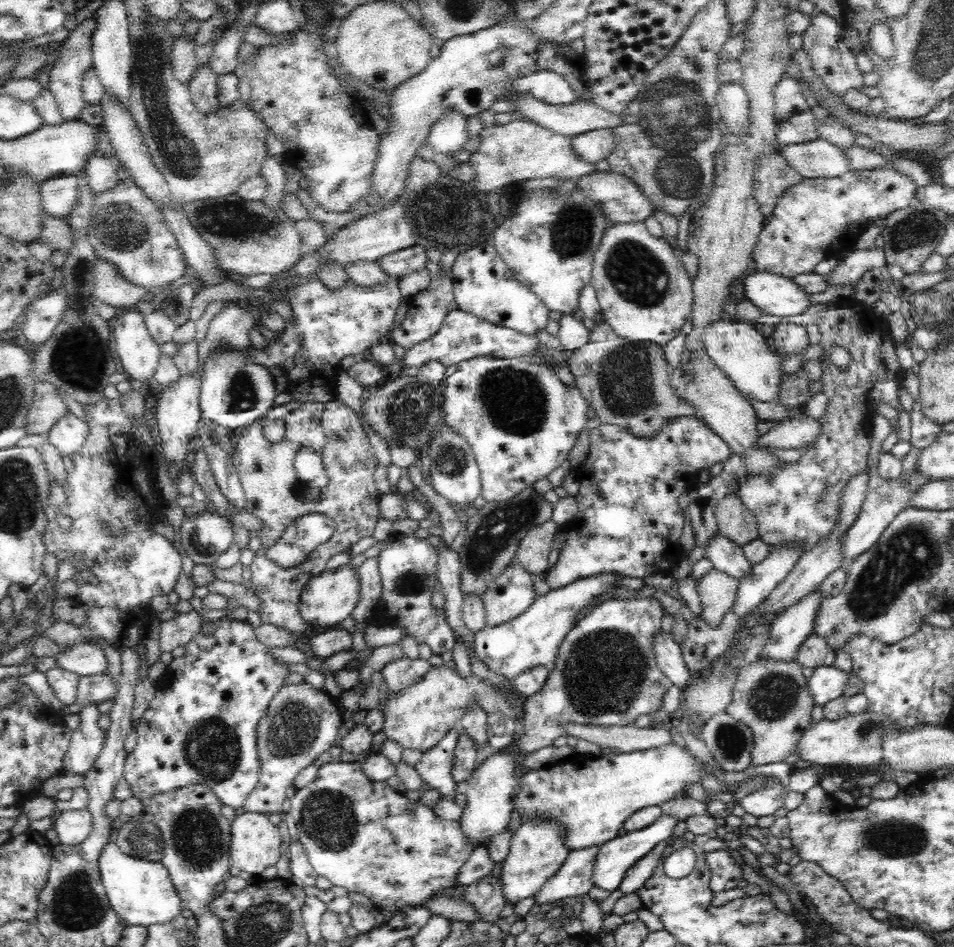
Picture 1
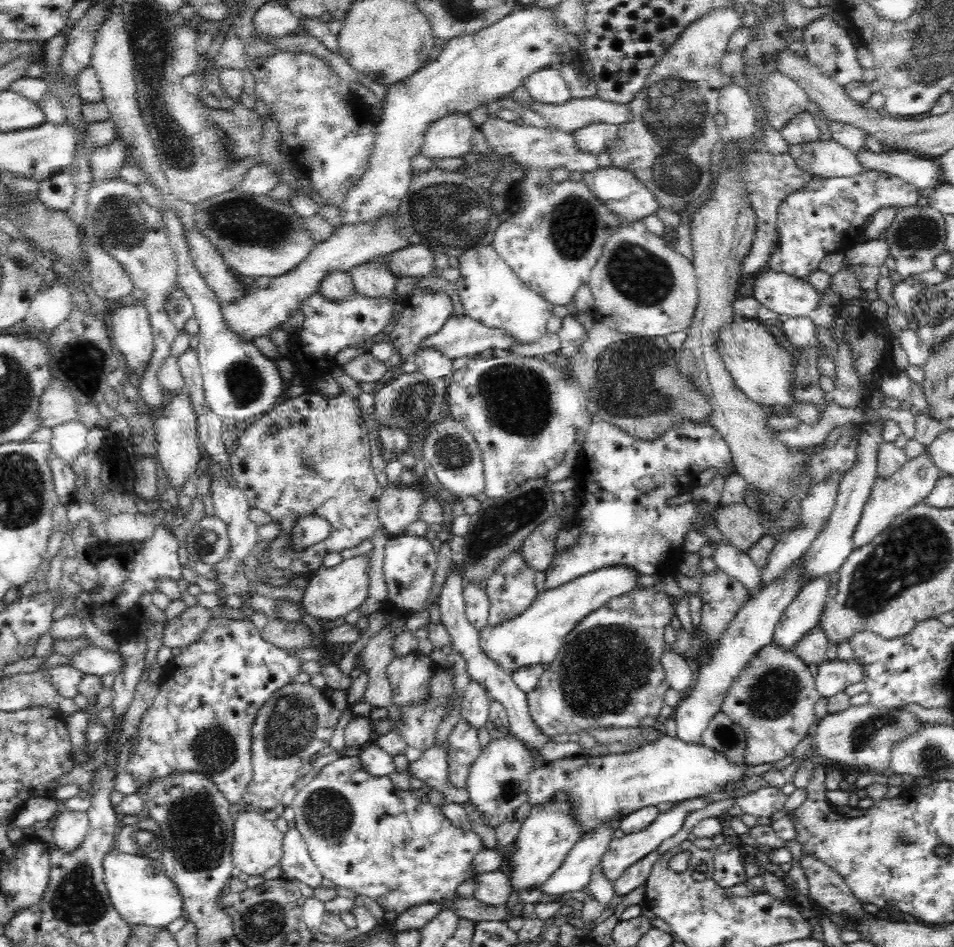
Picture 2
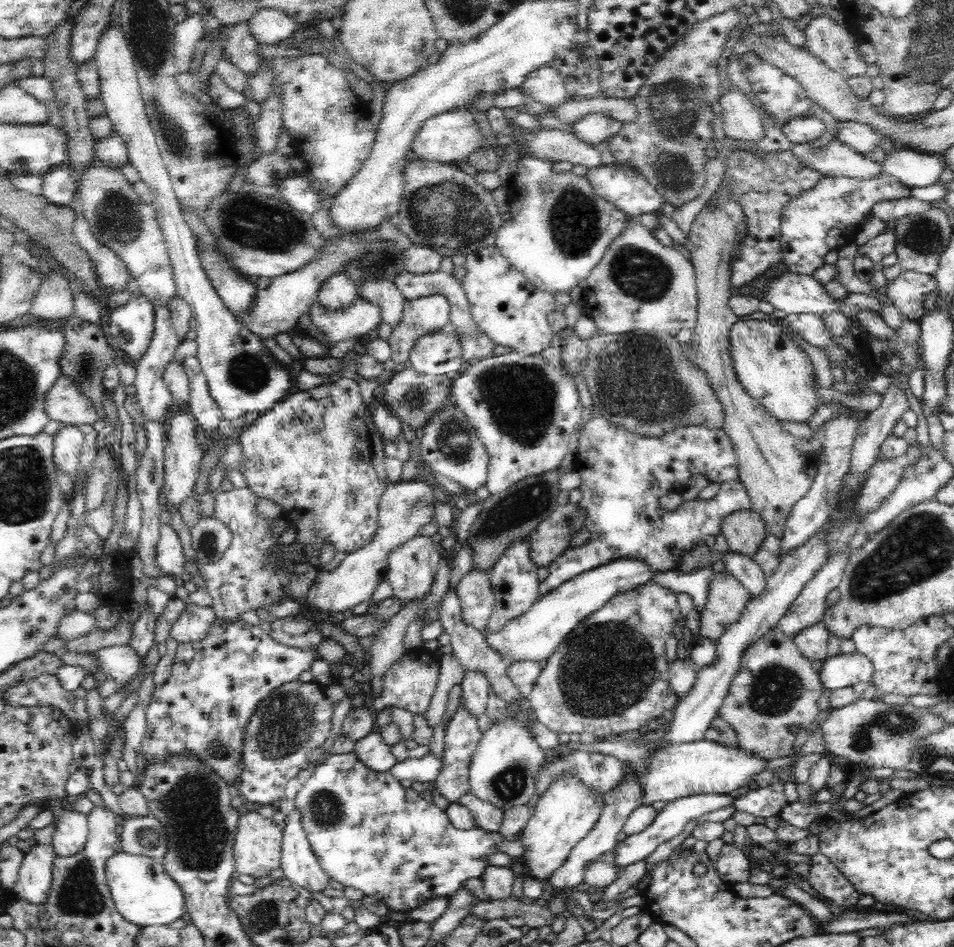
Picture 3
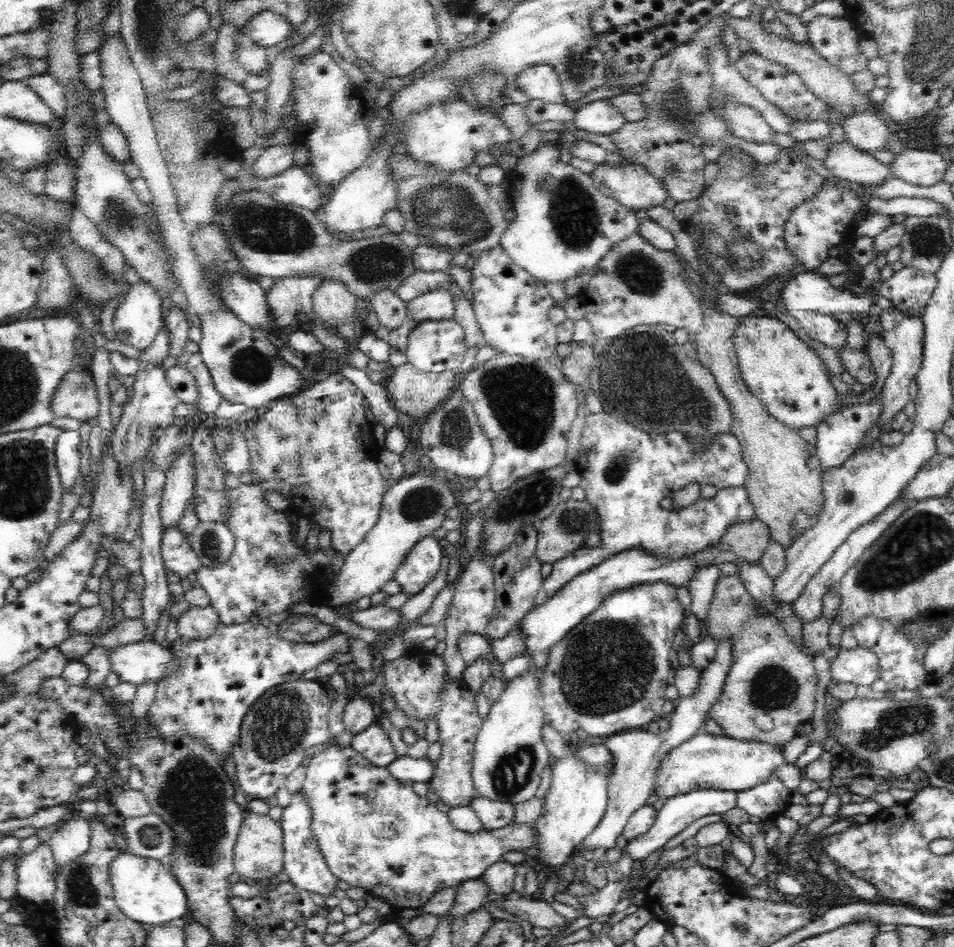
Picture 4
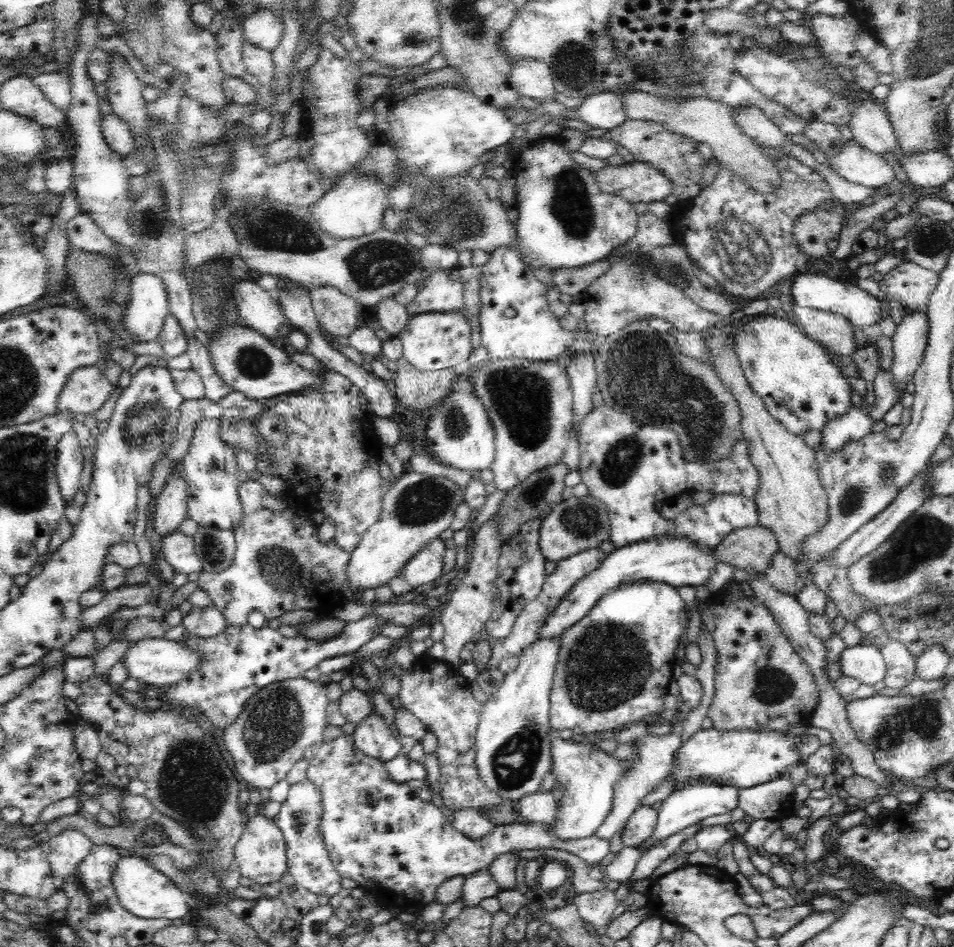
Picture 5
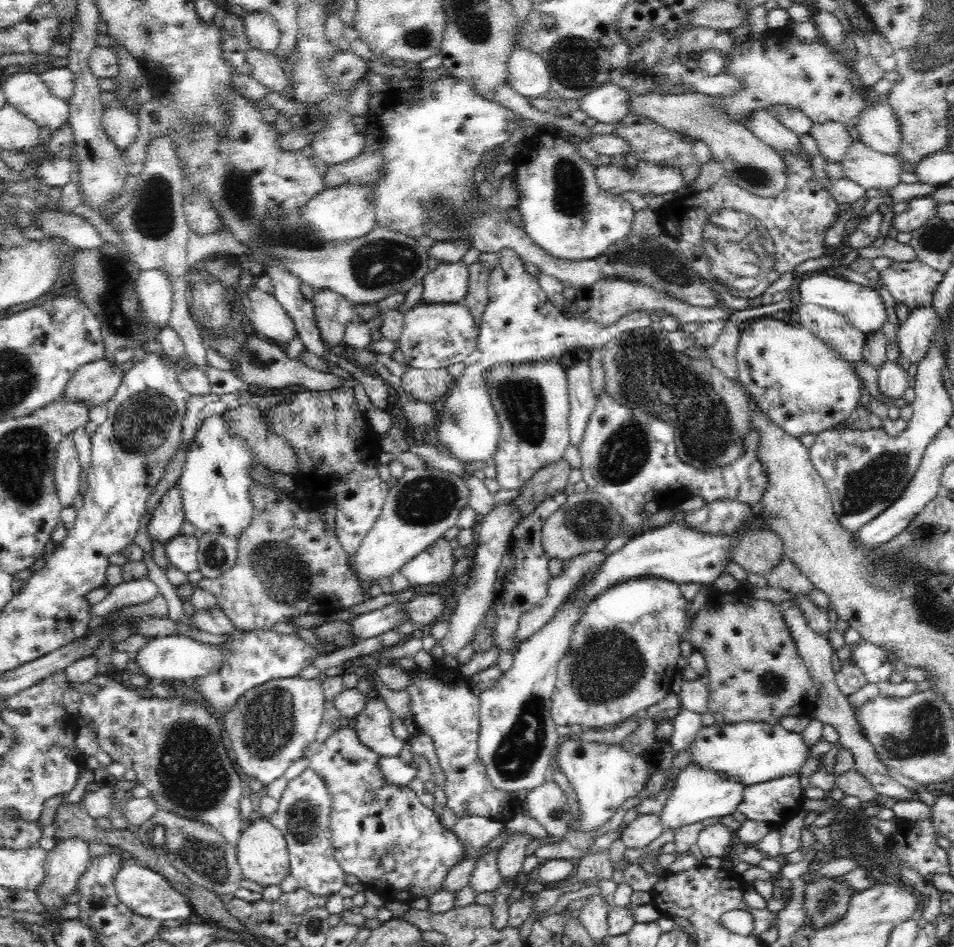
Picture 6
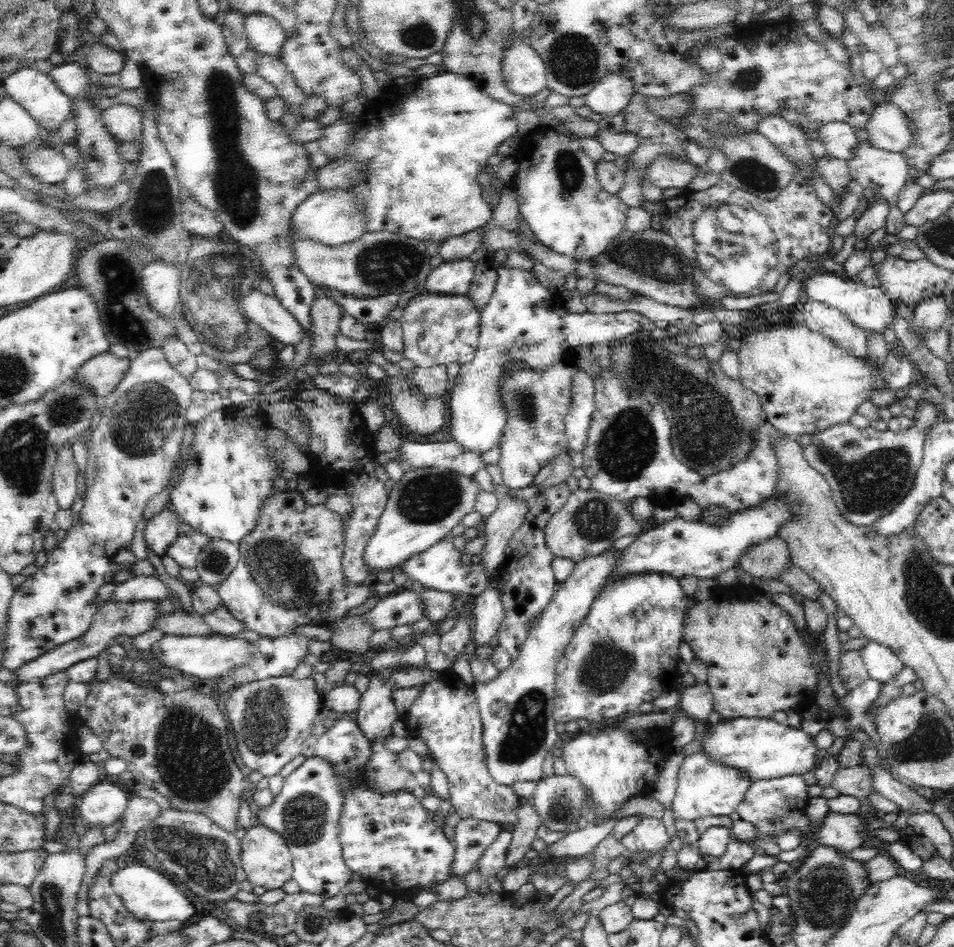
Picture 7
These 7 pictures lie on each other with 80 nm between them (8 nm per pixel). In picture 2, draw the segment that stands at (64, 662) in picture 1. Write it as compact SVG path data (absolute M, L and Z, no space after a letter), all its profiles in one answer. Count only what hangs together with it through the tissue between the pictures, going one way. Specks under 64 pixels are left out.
M103 647L83 648L69 658L68 666L76 668L86 677L101 678L112 674L115 677L125 668L122 652L112 652Z

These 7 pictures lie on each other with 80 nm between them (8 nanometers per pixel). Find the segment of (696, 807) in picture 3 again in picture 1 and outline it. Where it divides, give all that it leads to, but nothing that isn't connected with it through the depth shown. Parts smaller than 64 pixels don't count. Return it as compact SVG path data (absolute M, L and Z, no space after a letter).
M663 814L656 822L642 830L627 832L621 837L614 837L612 840L605 842L596 854L596 862L594 862L594 870L592 870L592 886L612 892L617 890L626 871L632 868L635 862L644 858L659 842L666 841L671 837L678 822L679 820L676 817Z

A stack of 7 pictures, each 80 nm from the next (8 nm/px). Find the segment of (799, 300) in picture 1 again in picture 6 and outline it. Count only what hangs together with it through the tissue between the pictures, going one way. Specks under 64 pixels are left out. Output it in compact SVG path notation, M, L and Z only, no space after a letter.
M817 272L808 274L805 278L802 277L796 283L800 291L801 303L817 304L834 310L846 317L862 333L870 334L881 331L887 322L886 305L884 305L880 293L872 287L840 279L840 276L818 274Z

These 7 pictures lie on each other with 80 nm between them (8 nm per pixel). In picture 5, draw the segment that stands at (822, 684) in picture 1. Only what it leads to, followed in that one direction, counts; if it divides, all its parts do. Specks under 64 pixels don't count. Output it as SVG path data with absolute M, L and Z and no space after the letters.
M861 642L853 647L846 647L840 654L842 673L858 679L860 684L874 686L885 680L887 665L878 648Z

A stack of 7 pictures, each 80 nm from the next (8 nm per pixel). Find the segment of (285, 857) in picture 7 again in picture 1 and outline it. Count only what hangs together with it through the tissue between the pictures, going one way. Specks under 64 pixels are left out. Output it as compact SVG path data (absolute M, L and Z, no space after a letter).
M244 812L236 815L231 820L230 830L231 866L236 866L238 870L244 870L254 877L259 877L261 872L264 872L268 866L274 866L278 862L283 838L280 836L277 826L268 819L268 815L258 812Z

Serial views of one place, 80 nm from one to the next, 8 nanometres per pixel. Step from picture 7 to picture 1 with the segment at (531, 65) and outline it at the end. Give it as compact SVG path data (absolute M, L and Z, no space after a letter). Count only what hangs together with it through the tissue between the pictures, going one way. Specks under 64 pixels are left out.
M537 71L518 78L512 86L513 92L531 95L536 100L552 105L568 105L578 102L570 84L559 74Z

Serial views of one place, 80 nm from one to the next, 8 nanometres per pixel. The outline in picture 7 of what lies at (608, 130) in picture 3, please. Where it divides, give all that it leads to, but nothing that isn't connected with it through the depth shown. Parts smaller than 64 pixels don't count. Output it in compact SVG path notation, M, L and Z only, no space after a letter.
M627 70L610 72L584 96L585 105L592 113L604 116L623 114L635 94L634 82Z

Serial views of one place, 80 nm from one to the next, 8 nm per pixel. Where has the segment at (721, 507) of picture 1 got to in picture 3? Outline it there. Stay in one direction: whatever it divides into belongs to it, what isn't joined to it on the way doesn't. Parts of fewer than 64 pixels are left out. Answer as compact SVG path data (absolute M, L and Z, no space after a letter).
M736 510L723 521L721 534L727 539L728 551L754 557L766 539L767 529L757 512Z

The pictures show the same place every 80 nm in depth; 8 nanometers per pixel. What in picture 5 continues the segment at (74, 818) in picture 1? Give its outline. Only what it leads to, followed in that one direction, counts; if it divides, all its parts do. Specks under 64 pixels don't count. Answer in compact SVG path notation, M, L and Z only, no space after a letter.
M63 830L48 841L52 876L58 880L58 888L68 876L72 876L78 864L90 854L93 842L81 830Z

